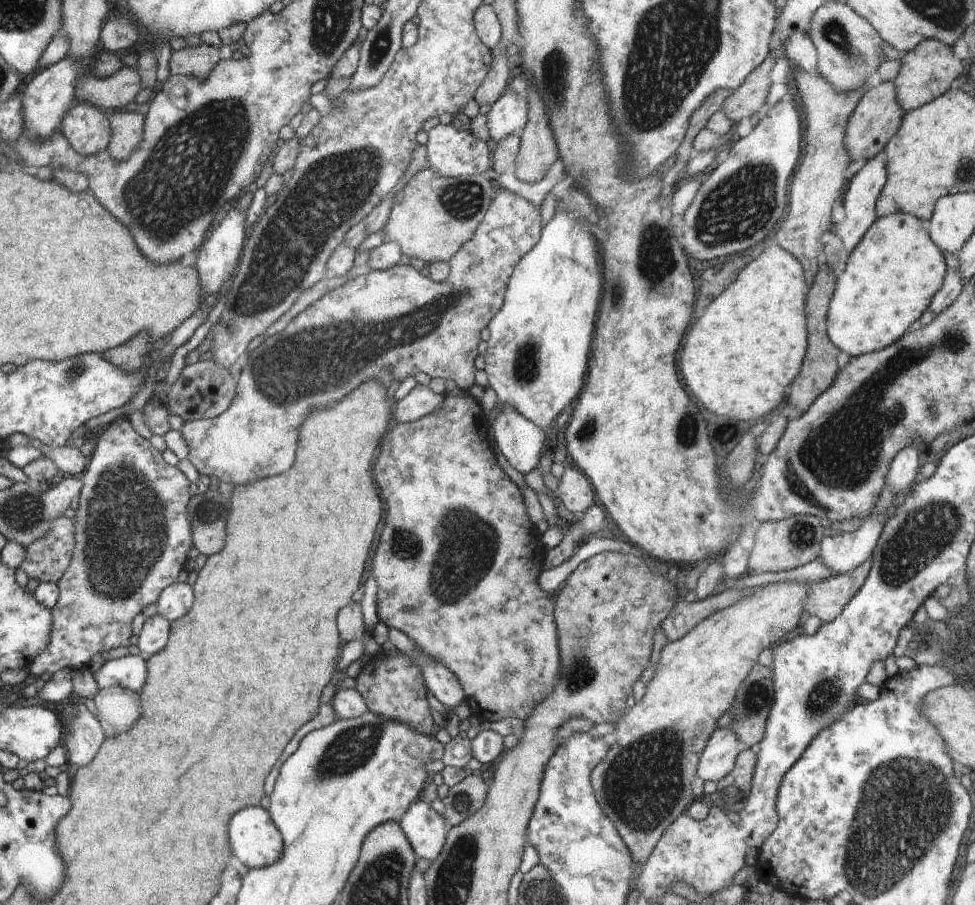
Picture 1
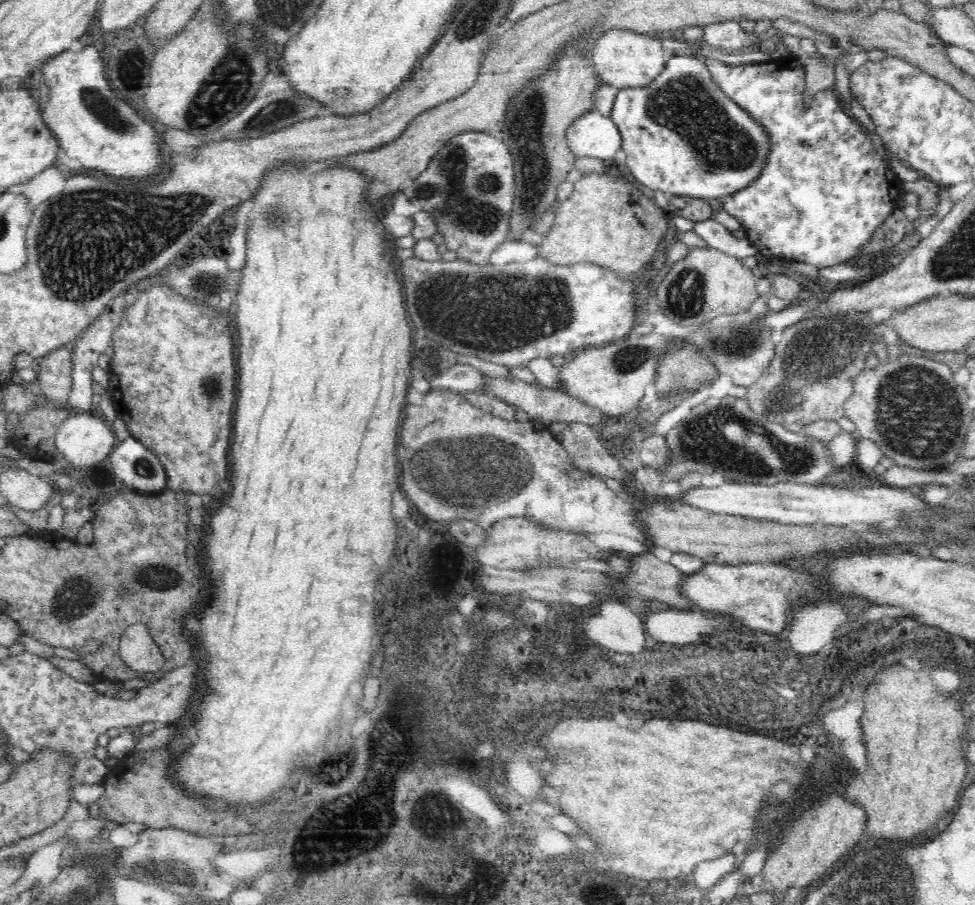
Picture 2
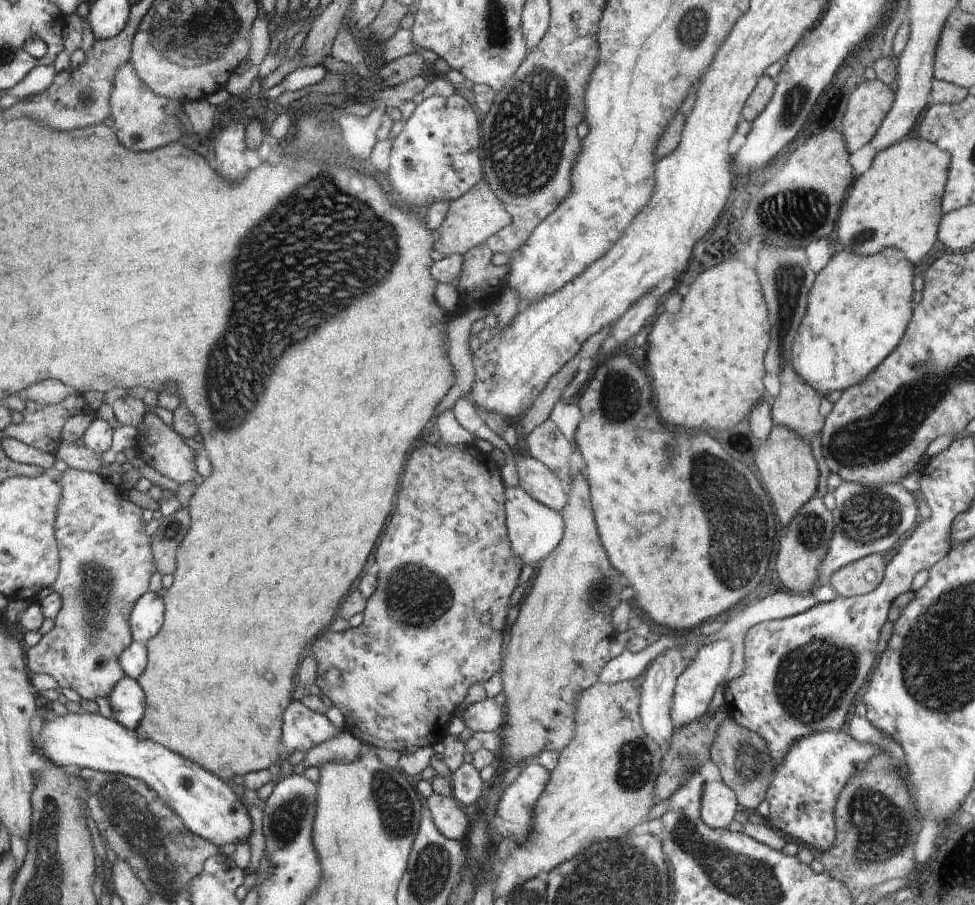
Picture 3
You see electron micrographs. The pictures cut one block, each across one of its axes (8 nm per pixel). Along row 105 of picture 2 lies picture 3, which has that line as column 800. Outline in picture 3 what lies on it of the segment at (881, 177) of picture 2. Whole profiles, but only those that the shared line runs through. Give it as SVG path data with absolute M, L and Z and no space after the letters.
M839 731L812 732L804 738L798 738L796 744L792 744L784 754L784 760L775 766L775 777L766 793L766 802L770 806L769 817L765 819L768 825L792 838L802 840L819 852L832 850L835 841L834 809L839 794L852 776L868 766L870 758L878 754L877 750L876 744L860 746L854 738L840 734Z

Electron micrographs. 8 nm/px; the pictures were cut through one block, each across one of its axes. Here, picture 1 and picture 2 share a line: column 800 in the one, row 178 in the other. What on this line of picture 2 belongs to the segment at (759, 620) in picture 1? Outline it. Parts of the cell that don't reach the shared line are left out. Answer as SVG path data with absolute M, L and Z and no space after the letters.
M588 174L575 182L570 198L558 204L554 215L554 224L540 243L535 244L539 254L554 265L569 266L579 263L594 264L604 269L610 269L614 275L622 279L640 275L645 266L651 262L658 246L668 231L668 222L676 216L668 207L661 209L653 199L650 199L638 189L638 184L626 181L620 175Z

